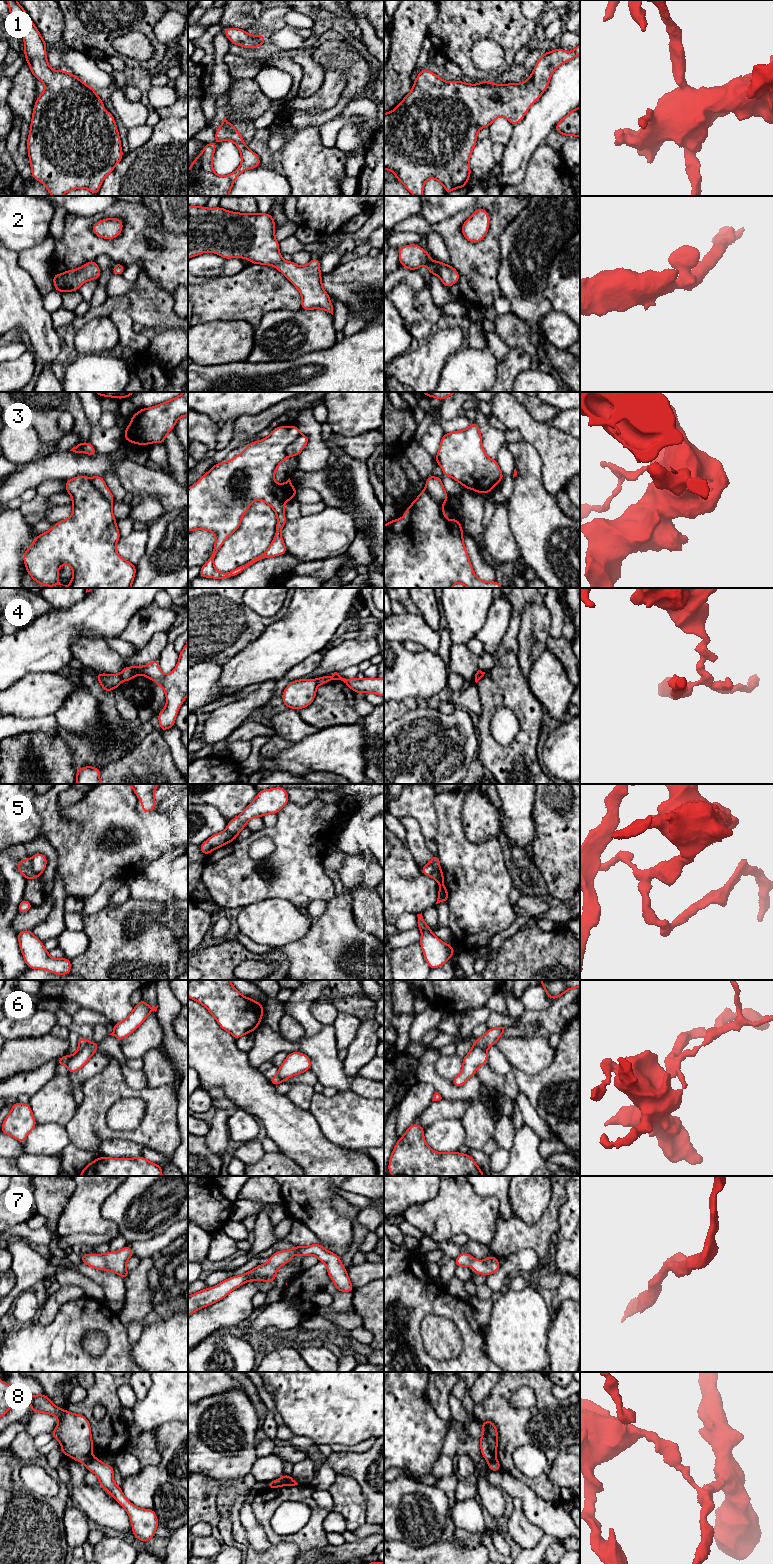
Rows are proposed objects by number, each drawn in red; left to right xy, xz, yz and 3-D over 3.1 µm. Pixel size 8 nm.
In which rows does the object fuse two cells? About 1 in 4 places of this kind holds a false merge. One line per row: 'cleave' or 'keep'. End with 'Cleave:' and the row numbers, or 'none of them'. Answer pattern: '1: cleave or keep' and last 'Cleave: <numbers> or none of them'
1: keep
2: keep
3: cleave
4: cleave
5: cleave
6: cleave
7: keep
8: cleave
Cleave: 3, 4, 5, 6, 8

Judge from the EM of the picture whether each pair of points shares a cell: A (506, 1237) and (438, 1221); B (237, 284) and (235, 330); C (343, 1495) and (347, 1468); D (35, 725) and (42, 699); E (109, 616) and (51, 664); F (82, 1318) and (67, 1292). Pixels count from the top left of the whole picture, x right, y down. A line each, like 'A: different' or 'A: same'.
A: different
B: different
C: different
D: different
E: same
F: different

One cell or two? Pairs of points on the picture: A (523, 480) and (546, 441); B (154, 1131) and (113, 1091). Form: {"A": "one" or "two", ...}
{"A": "two", "B": "one"}

